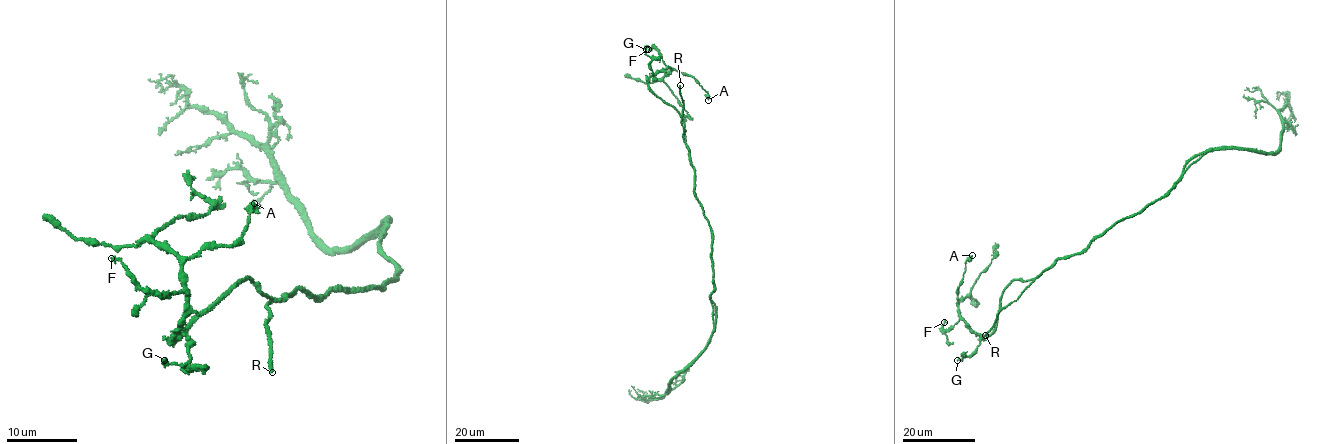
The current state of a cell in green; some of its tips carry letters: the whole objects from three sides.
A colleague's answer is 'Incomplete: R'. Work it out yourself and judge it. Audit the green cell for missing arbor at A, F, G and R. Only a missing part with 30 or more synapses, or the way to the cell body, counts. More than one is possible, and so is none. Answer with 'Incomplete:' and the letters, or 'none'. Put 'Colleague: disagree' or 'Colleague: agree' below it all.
Incomplete: R
Colleague: agree

